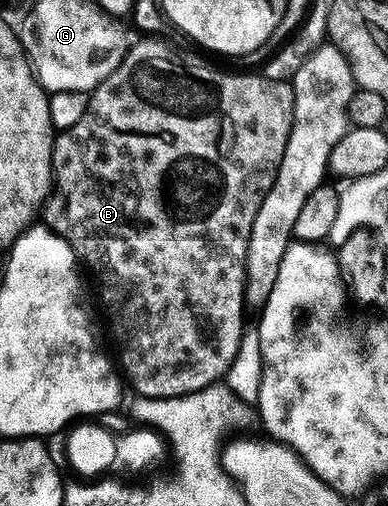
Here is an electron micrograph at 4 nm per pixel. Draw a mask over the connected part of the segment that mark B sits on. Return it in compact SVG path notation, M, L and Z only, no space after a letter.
M157 40L145 41L149 42L137 42L133 47L130 48L129 46L124 51L124 58L122 58L118 67L89 94L89 103L83 112L83 116L79 116L79 120L75 120L75 124L71 128L60 131L54 137L53 181L50 192L45 197L43 222L49 229L54 230L60 238L67 240L67 244L71 244L78 263L86 271L88 271L87 269L93 270L94 276L105 285L98 288L97 298L101 301L101 306L105 309L106 316L109 317L109 334L113 337L114 344L118 346L117 358L115 354L115 362L119 367L120 373L123 375L124 381L127 383L128 389L130 386L134 390L132 392L134 395L143 398L183 398L187 394L194 394L196 390L202 390L208 386L220 383L226 377L228 370L232 366L232 362L235 360L237 349L240 346L242 331L247 326L247 321L245 321L245 310L247 311L247 301L245 298L245 257L249 251L251 226L255 224L255 214L259 212L259 204L263 204L263 200L267 196L267 192L279 172L279 164L283 160L283 148L287 148L287 136L291 132L291 124L293 123L295 96L293 95L292 85L289 82L276 82L275 80L266 78L264 73L261 72L228 74L227 71L216 70L213 66L188 66L167 43L153 42Z

